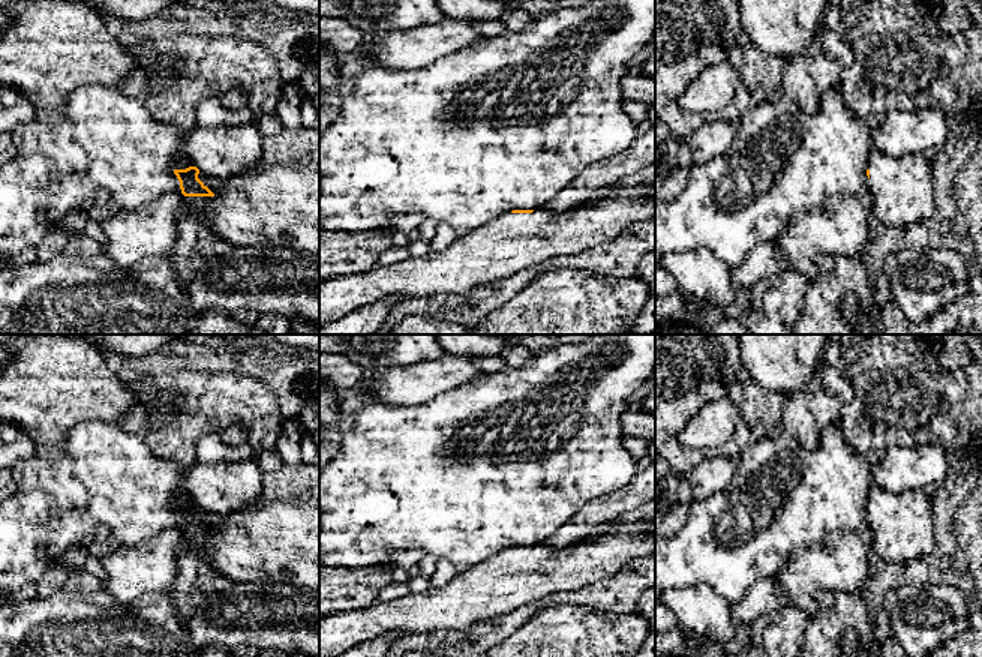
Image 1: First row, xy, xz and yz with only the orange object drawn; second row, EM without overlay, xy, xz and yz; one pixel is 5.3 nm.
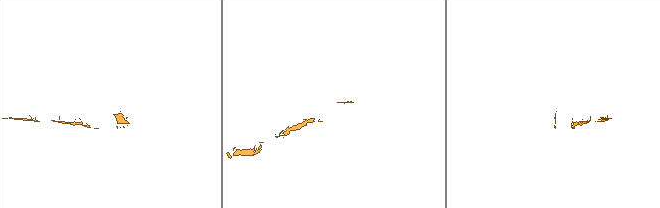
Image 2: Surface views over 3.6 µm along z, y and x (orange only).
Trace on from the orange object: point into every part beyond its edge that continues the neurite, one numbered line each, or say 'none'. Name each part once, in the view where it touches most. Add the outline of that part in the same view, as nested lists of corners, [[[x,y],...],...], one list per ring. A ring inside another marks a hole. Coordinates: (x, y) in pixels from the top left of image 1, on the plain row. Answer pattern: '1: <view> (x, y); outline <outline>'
1: xz (513, 578); outline [[[655,519],[552,549],[504,549],[447,585],[364,609],[319,618],[319,657],[339,657],[391,632],[460,632],[508,615],[540,598],[585,588],[655,552]]]

